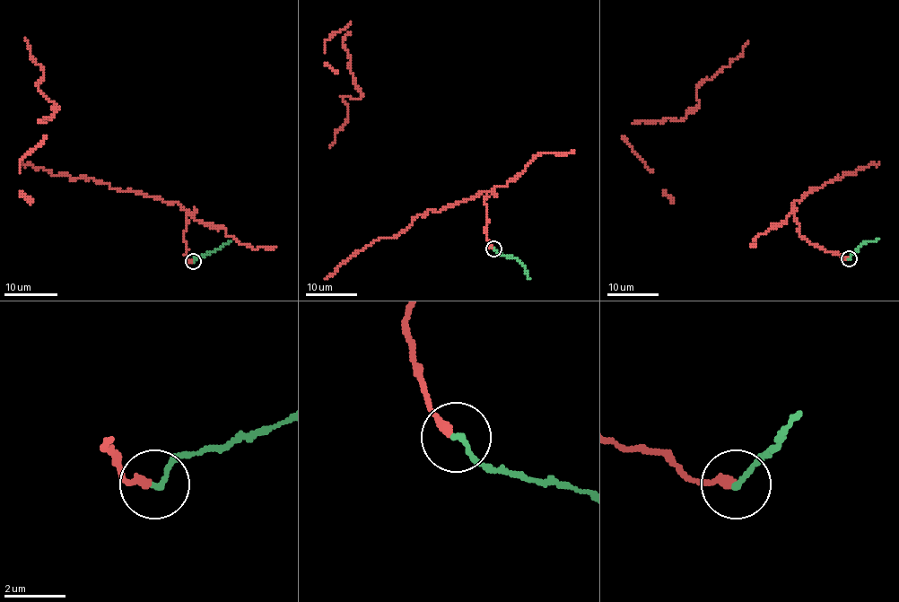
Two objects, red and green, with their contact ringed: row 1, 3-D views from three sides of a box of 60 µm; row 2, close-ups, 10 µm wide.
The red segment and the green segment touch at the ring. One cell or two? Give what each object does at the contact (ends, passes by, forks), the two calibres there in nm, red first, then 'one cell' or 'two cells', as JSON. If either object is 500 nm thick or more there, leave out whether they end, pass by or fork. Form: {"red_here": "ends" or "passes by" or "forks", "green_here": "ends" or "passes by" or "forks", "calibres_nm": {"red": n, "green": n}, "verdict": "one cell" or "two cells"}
{"red_here": "ends", "green_here": "ends", "calibres_nm": {"red": 260, "green": 170}, "verdict": "one cell"}

